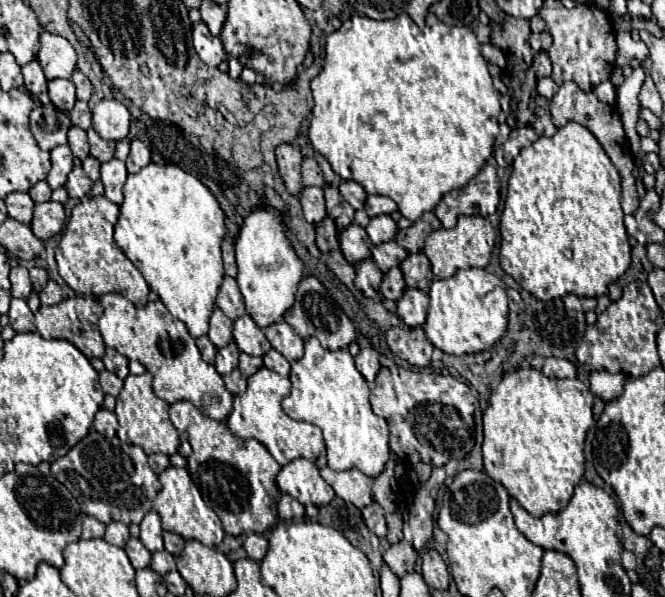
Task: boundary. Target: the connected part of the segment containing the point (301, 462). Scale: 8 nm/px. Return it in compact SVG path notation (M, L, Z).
M297 458L281 468L277 474L277 486L281 492L293 496L303 506L325 506L335 498L331 486L321 478L319 468L305 458Z

